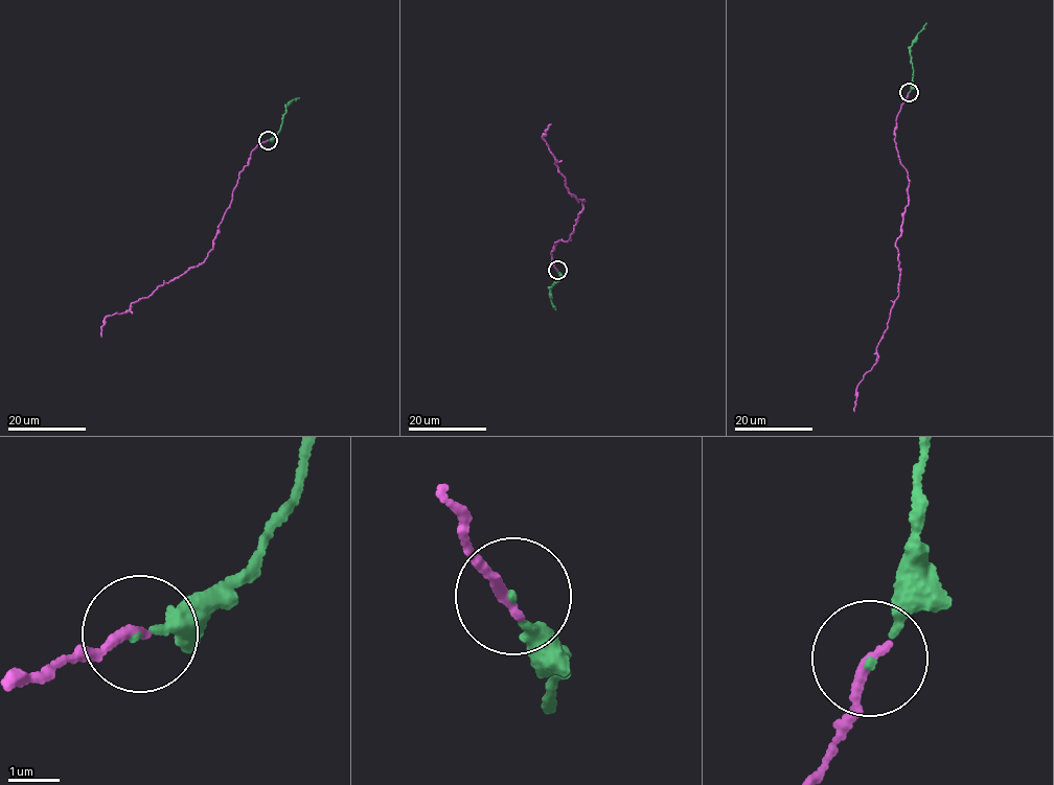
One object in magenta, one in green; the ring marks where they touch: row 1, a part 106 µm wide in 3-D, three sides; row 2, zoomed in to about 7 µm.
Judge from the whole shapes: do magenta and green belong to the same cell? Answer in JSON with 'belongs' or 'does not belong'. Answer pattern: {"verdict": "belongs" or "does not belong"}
{"verdict": "belongs"}

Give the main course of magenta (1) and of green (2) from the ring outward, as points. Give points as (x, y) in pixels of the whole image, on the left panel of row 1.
1: (268, 140), (251, 152), (239, 172), (203, 261), (130, 308), (105, 318), (101, 337)
2: (268, 140), (280, 129), (288, 102), (299, 97)

